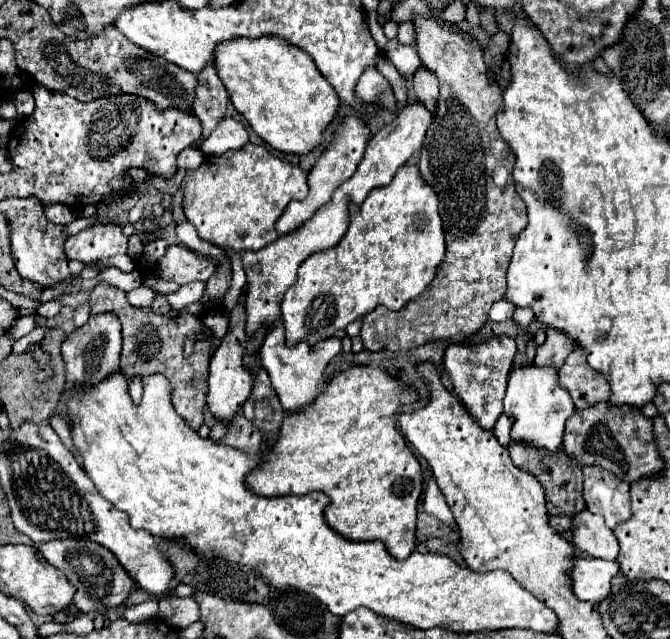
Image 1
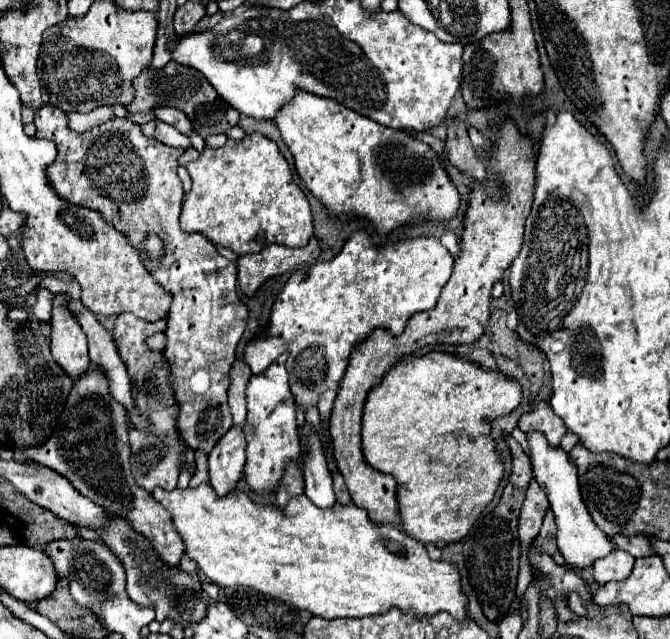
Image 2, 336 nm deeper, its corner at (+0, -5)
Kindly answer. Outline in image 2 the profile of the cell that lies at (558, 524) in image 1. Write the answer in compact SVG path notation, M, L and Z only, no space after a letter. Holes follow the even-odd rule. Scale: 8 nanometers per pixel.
M616 534L616 538L610 538L610 542L614 544L614 548L626 550L626 552L630 552L630 554L636 556L636 558L654 554L654 552L650 550L648 538L642 538L642 536L620 536L620 534Z

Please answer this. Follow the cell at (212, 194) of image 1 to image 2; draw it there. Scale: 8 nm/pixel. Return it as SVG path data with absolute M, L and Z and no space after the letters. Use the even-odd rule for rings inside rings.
M250 134L242 140L228 140L222 148L204 148L198 160L188 166L192 190L184 200L180 224L188 232L200 232L216 246L230 248L236 256L260 252L268 244L284 244L290 248L306 246L312 238L312 212L304 192L292 180L292 172L276 142L262 134Z

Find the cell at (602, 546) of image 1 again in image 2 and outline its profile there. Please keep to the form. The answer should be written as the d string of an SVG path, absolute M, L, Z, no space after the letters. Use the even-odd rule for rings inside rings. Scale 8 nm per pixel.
M612 550L608 556L594 562L594 578L598 584L610 580L624 580L634 566L634 556L624 550Z

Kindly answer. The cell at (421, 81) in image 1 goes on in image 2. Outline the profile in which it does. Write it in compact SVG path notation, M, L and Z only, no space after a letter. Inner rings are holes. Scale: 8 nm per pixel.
M452 118L448 122L448 128L446 128L446 142L444 142L444 148L446 148L446 156L448 156L448 162L468 174L472 174L476 180L484 180L486 178L486 170L484 170L484 164L476 158L476 152L474 152L474 146L468 138L468 132L464 128L464 124L458 120L458 118Z

